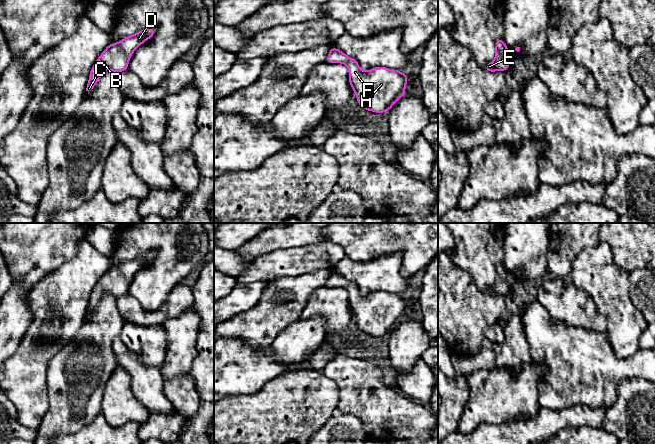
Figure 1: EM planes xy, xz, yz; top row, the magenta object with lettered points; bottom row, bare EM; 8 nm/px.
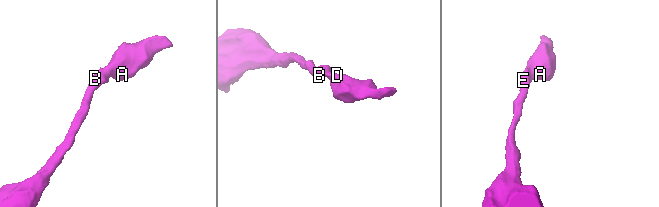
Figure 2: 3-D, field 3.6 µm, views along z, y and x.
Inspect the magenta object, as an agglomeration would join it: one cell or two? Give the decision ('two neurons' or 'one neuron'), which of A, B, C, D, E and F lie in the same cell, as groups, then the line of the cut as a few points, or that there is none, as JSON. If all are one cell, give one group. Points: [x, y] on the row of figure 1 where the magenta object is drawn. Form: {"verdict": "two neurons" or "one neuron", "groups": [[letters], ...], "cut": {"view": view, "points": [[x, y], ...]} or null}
{"verdict": "one neuron", "groups": [["A", "B", "C", "D", "E", "F"]], "cut": null}

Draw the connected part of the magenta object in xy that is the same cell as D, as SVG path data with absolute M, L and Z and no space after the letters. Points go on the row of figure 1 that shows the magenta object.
M146 28L134 35L126 36L119 43L109 44L92 66L86 91L91 91L94 88L105 70L116 73L128 70L128 60L133 52L146 40L152 38L155 32L154 28Z

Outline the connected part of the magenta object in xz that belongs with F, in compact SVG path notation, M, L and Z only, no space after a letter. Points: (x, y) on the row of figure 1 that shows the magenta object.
M331 46L330 52L325 60L326 63L346 64L349 69L349 83L355 91L358 104L361 108L375 113L384 113L390 111L396 101L406 94L405 86L409 75L402 74L400 70L388 69L383 66L377 66L368 71L362 71L355 58L348 57L341 50Z

